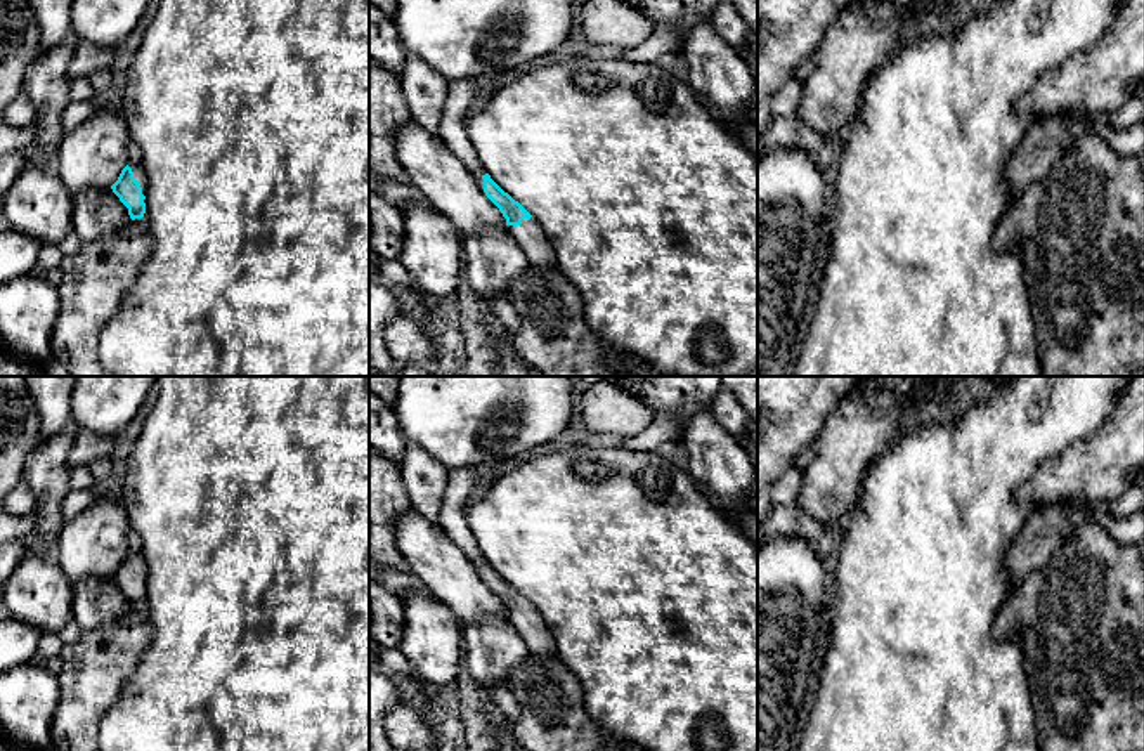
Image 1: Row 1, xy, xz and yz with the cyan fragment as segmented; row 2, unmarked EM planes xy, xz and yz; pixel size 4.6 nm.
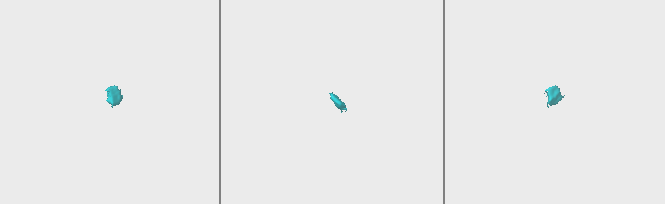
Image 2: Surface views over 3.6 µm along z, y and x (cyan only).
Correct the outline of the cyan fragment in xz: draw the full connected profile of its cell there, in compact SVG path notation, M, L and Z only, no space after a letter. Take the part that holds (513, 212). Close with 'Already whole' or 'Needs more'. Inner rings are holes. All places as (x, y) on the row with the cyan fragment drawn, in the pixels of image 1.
M484 170L473 173L482 193L499 208L506 219L506 229L527 255L530 267L551 274L558 269L555 248L536 219L508 193L504 193Z. Needs more

